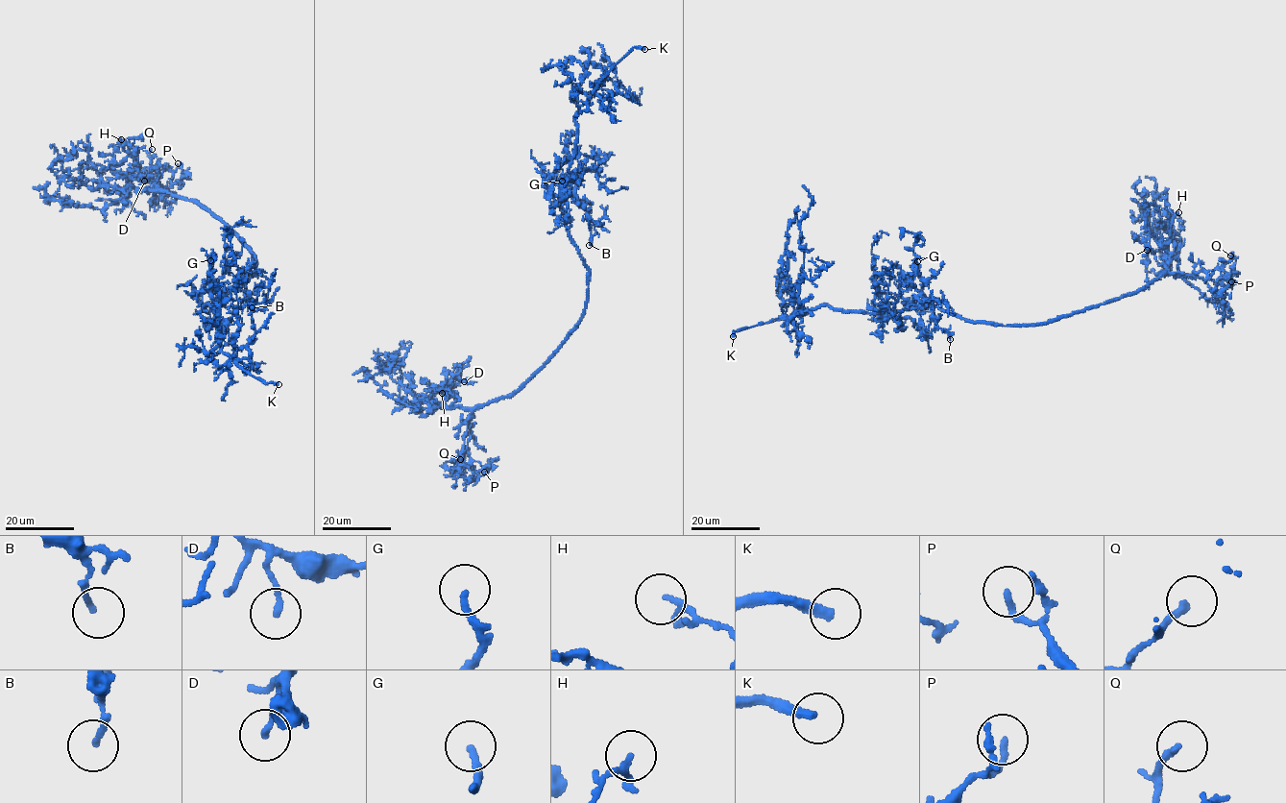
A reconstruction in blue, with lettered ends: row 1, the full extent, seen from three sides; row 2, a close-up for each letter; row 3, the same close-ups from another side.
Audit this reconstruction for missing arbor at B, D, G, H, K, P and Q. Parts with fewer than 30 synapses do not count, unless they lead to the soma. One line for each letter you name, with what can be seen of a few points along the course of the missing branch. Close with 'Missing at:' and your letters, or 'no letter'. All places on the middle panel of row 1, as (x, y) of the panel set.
G: (562, 181), (561, 170), (568, 162), (564, 161)
K: (644, 49), (655, 57), (656, 65), (647, 48), (624, 31), (622, 24), (610, 12)
Missing at: G, K, Q

